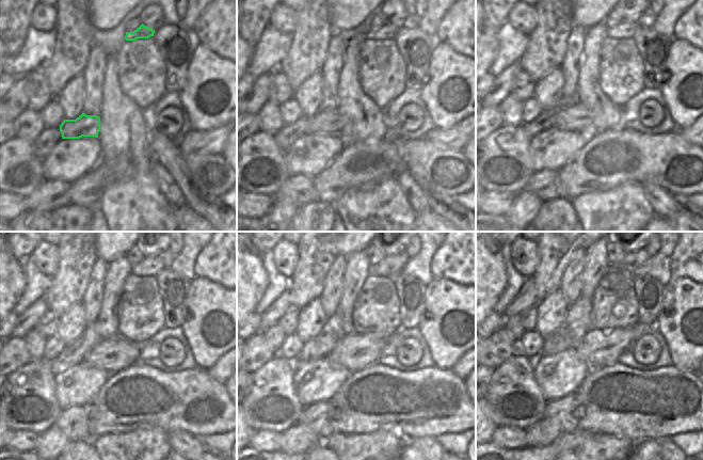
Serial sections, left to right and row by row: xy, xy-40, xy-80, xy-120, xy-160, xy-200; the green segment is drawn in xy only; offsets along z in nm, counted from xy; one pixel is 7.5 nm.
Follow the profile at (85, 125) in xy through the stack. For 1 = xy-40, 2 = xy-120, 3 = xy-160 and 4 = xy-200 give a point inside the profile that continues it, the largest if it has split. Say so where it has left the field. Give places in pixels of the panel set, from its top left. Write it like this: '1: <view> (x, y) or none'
1: xy-40 (326, 121)
2: xy-120 (112, 355)
3: xy-160 (356, 351)
4: xy-200 (598, 348)

